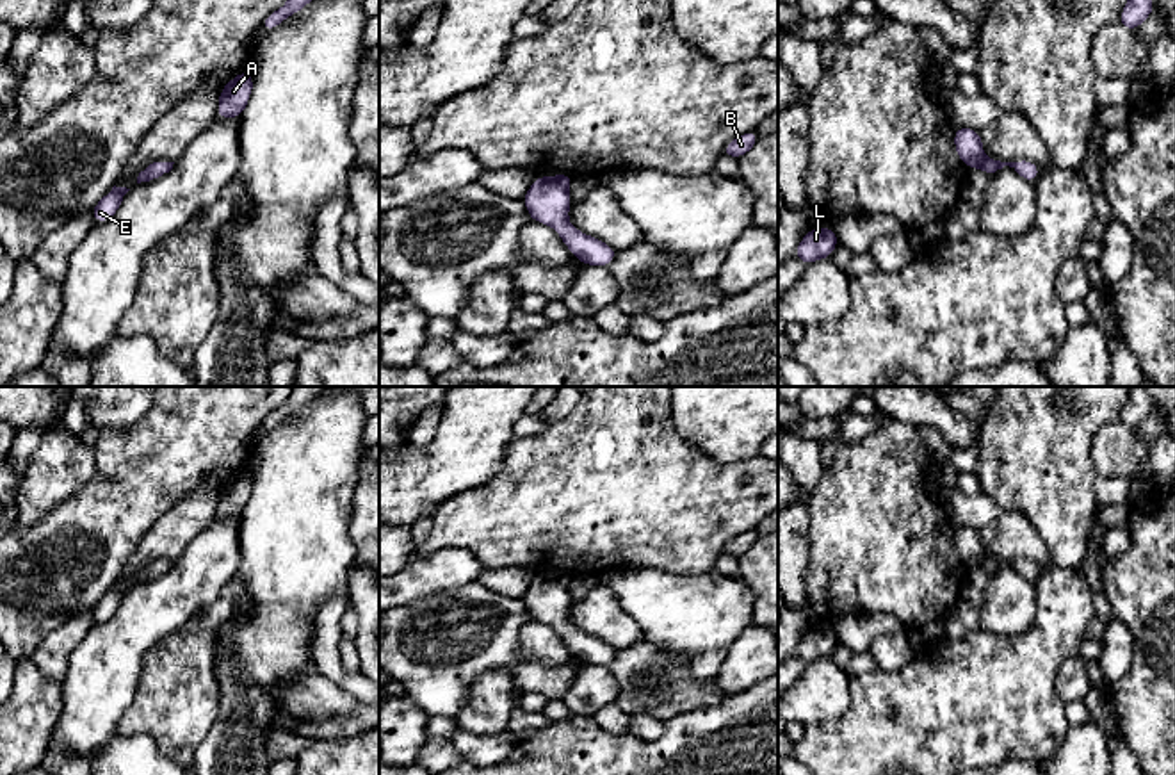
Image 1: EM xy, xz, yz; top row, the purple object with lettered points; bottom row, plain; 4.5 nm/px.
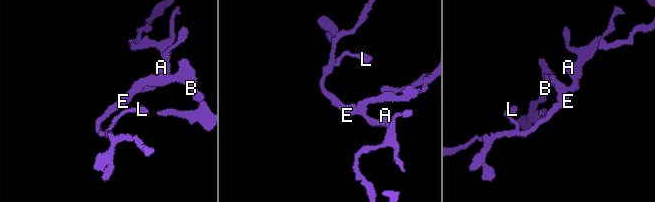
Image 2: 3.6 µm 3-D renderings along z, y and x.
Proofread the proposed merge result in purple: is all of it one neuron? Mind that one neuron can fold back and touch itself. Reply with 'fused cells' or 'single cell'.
single cell

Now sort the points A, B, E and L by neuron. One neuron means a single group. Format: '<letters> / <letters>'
A B E L

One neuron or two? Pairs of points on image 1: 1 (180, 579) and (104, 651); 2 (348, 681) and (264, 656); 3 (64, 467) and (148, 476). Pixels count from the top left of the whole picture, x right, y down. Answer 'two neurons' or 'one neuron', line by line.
1: one neuron
2: two neurons
3: two neurons

